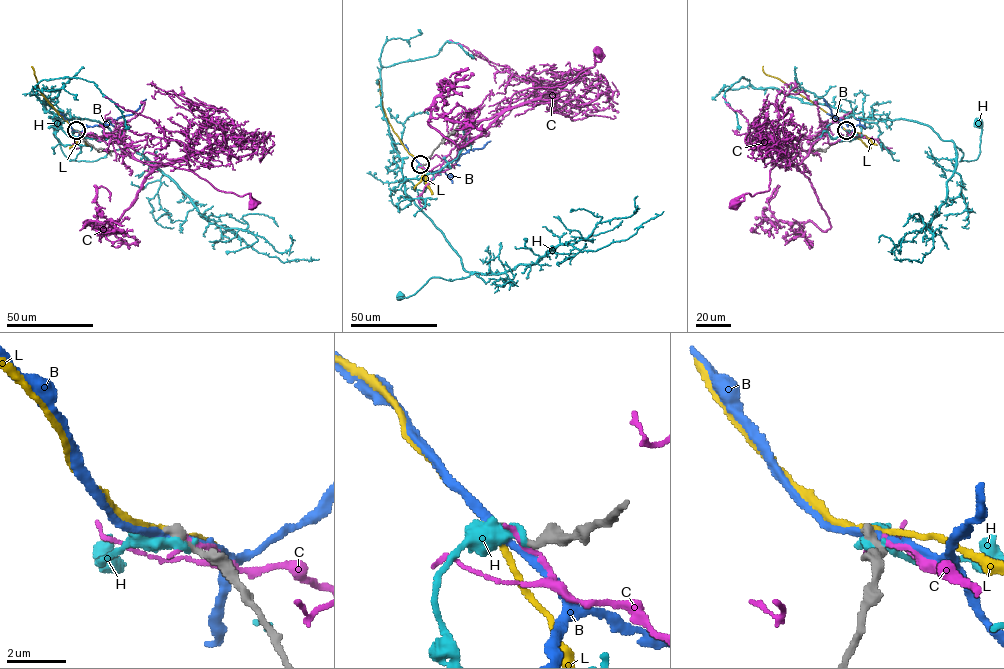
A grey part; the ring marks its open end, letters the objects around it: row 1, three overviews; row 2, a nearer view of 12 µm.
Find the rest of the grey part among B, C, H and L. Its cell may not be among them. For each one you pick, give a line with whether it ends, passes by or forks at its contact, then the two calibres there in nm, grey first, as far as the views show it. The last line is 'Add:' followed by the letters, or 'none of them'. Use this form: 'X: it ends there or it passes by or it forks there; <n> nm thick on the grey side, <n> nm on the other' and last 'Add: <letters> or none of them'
Add: none of them

